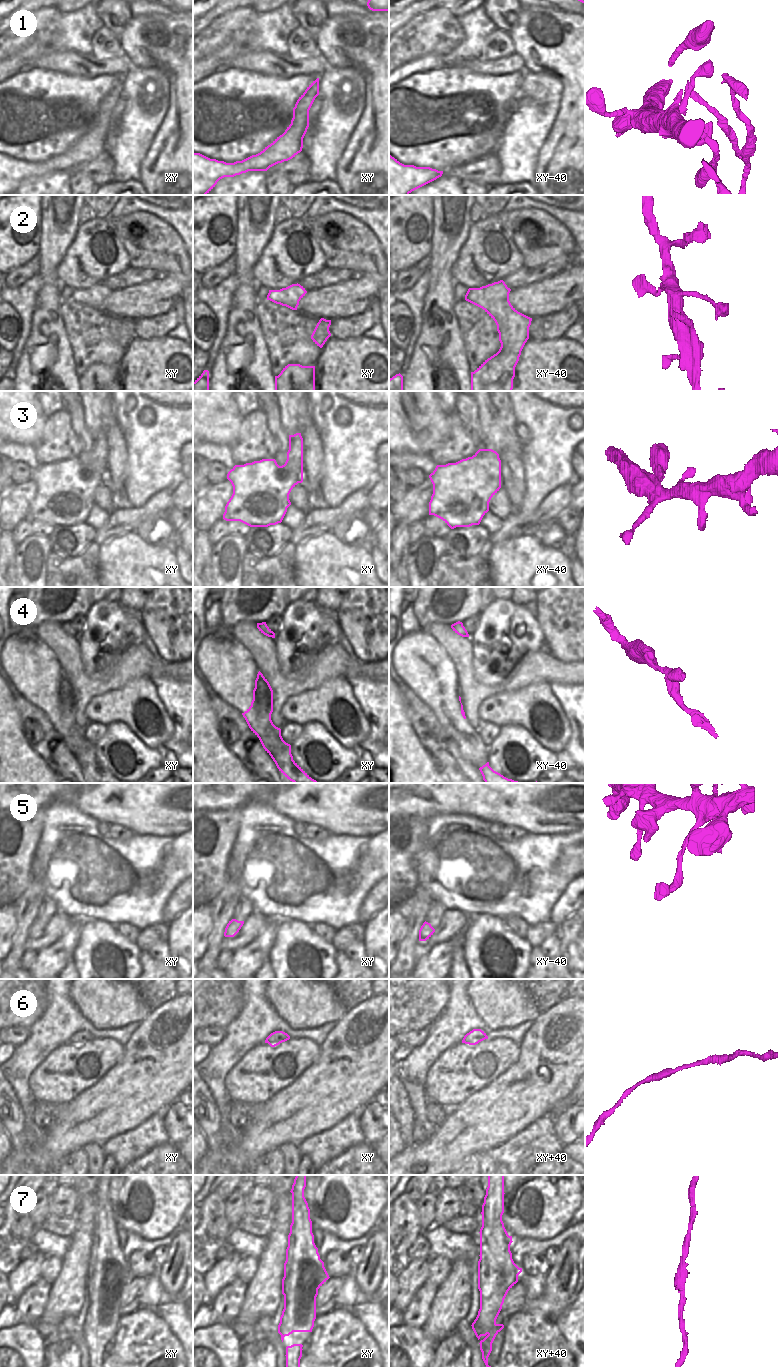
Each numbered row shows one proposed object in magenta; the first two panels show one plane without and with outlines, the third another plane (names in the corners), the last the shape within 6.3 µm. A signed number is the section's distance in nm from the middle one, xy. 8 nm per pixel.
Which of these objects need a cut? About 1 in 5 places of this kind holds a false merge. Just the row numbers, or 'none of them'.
1

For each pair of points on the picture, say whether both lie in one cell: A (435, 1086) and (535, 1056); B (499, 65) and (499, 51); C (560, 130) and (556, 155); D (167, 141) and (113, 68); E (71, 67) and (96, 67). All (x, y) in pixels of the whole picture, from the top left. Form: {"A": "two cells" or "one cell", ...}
{"A": "two cells", "B": "two cells", "C": "one cell", "D": "two cells", "E": "one cell"}

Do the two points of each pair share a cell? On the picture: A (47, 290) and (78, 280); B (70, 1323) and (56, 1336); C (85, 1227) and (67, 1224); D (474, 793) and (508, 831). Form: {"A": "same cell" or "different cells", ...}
{"A": "different cells", "B": "same cell", "C": "different cells", "D": "different cells"}

